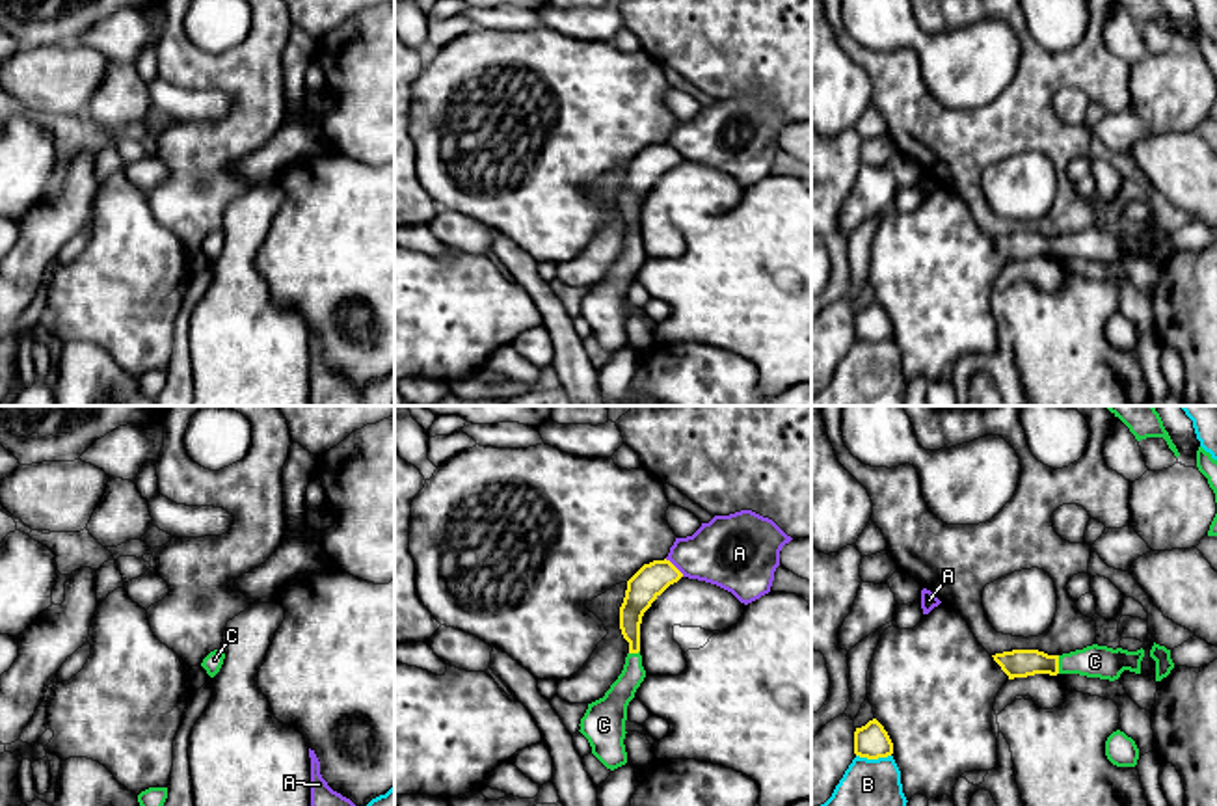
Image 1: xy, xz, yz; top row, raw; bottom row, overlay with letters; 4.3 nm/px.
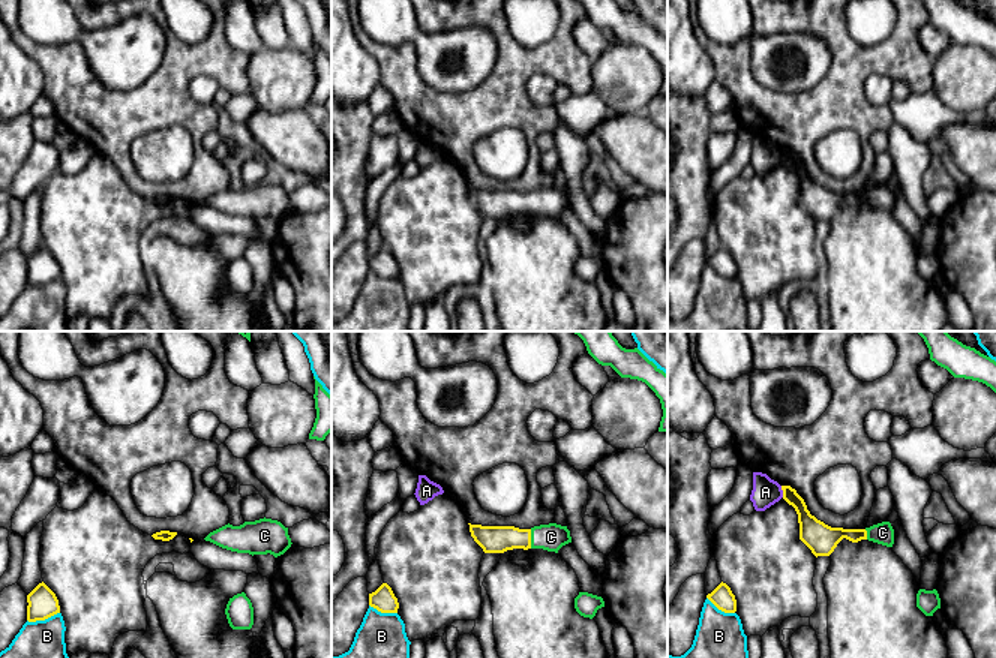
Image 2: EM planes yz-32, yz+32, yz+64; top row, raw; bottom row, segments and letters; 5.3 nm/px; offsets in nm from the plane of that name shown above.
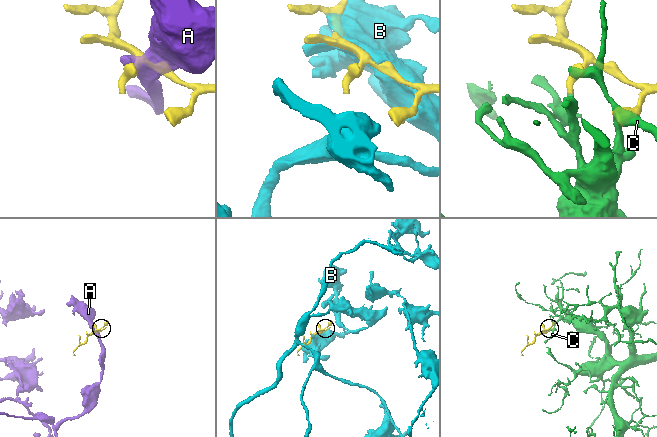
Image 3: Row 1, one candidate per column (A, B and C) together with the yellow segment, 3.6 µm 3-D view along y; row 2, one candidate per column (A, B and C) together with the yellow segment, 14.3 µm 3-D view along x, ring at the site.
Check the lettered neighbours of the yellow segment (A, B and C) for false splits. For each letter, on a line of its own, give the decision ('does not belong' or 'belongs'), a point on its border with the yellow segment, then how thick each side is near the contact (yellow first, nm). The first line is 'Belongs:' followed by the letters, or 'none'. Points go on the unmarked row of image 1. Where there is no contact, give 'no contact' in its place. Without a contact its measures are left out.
Belongs: C
A: does not belong; contact xz (674, 149); calibres 150 and 320 nm
B: does not belong; contact yz (873, 341); calibres 150 and 320 nm
C: belongs; contact yz (1057, 248); calibres 130 and 140 nm

